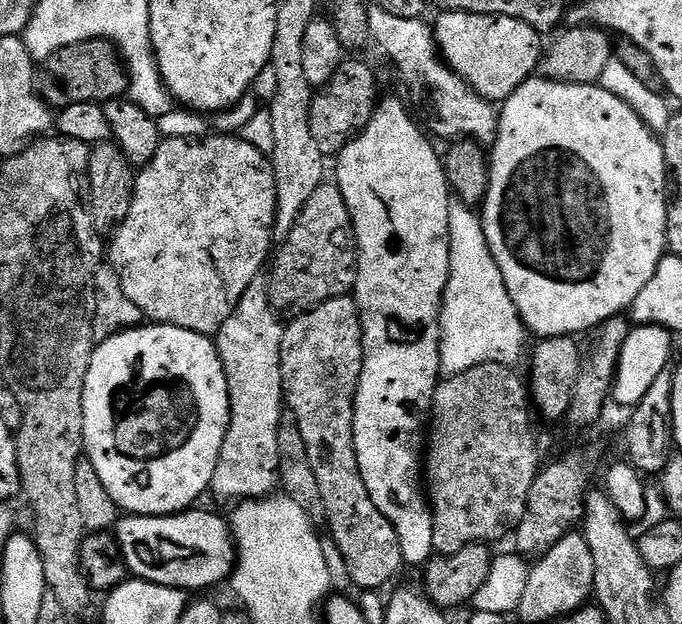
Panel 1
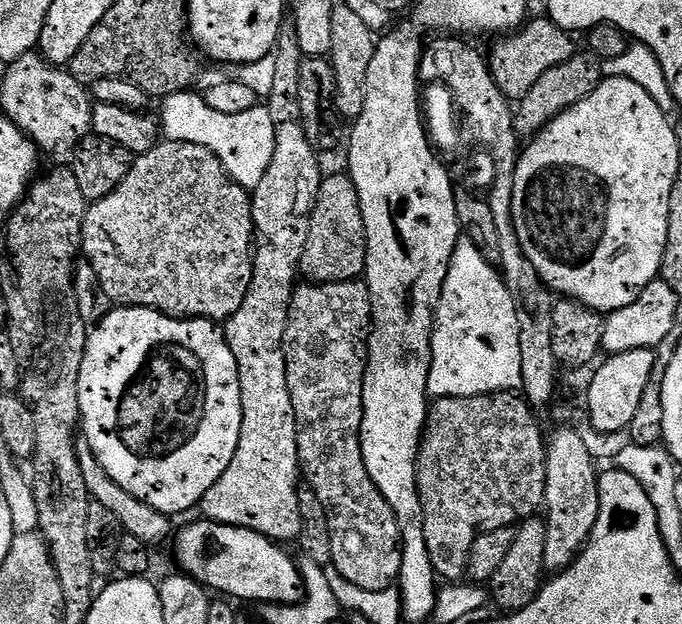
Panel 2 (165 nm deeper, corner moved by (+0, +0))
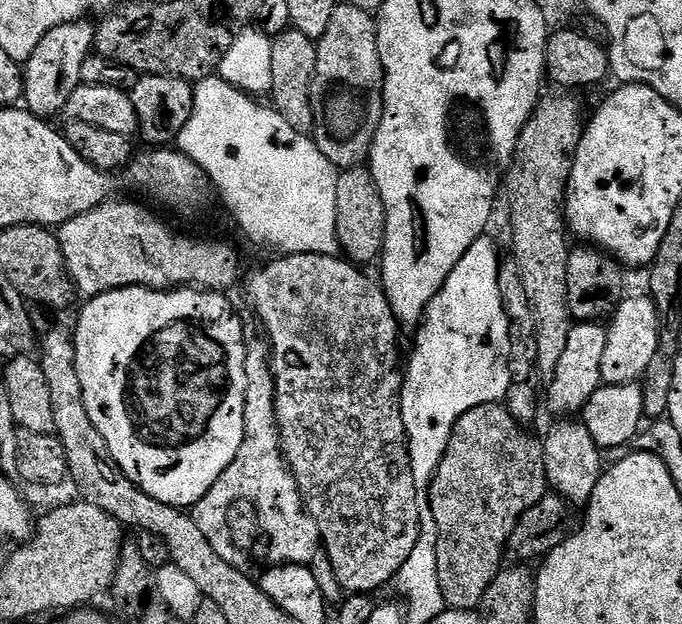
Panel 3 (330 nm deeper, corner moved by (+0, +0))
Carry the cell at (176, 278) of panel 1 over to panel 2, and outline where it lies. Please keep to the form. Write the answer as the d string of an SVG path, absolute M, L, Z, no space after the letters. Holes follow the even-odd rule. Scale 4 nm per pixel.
M164 140L156 144L154 150L135 157L130 174L122 178L122 182L106 198L93 200L84 214L82 226L82 256L94 266L98 278L102 282L102 290L111 298L113 305L130 308L152 308L163 316L174 316L190 320L210 320L226 322L246 298L246 290L250 290L252 277L252 258L254 251L254 229L252 226L252 198L249 189L230 178L230 174L222 166L222 162L206 146L198 146L190 142L174 142Z

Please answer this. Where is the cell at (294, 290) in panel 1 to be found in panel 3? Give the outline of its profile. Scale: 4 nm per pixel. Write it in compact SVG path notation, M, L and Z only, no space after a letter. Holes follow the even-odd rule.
M367 167L345 168L340 172L338 186L336 187L336 229L338 230L338 238L340 239L340 252L343 253L351 263L357 266L368 266L364 264L370 263L371 260L379 261L381 259L384 250L384 239L386 238L386 206L382 206L382 194L378 194L378 186L374 182L371 171L369 171Z

